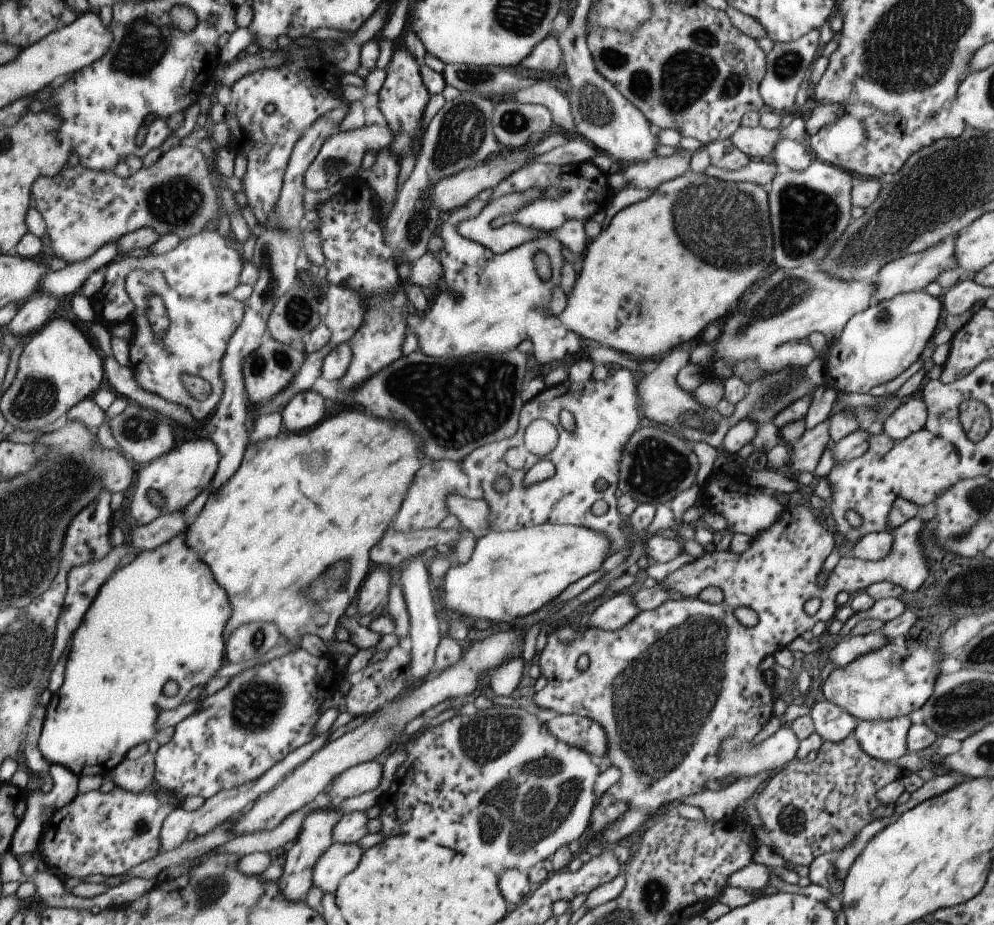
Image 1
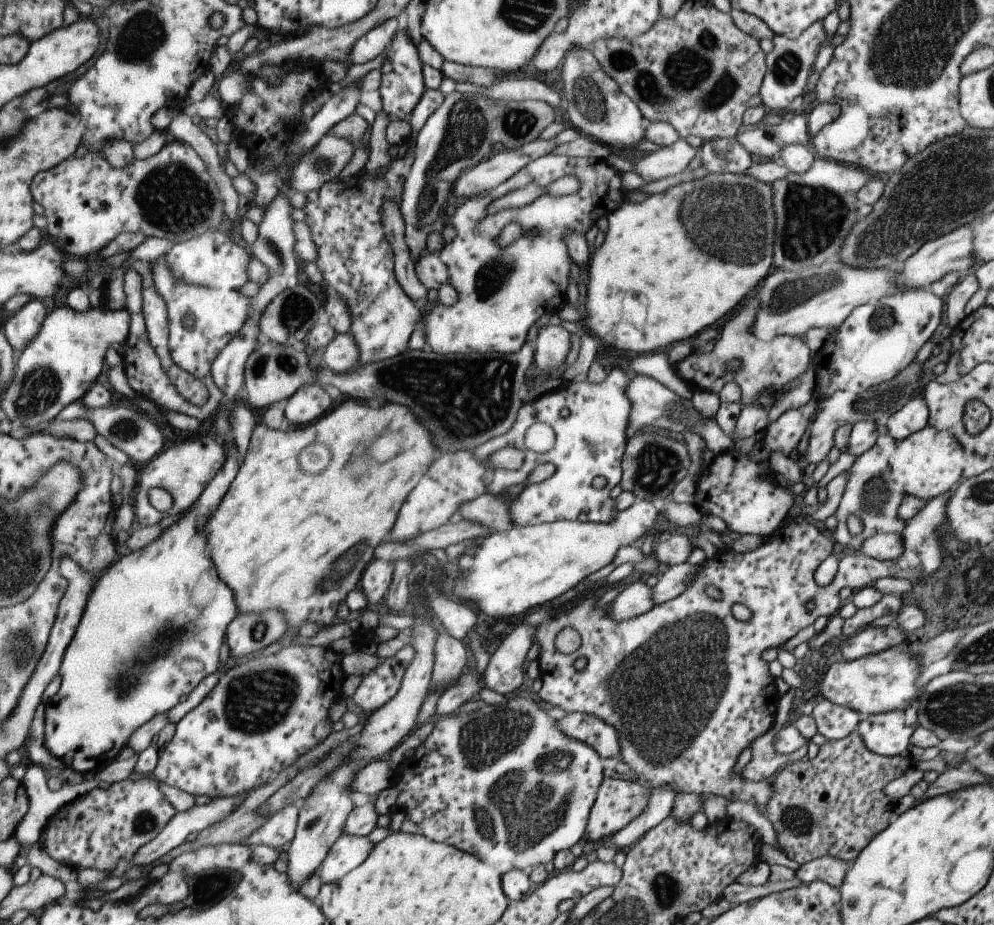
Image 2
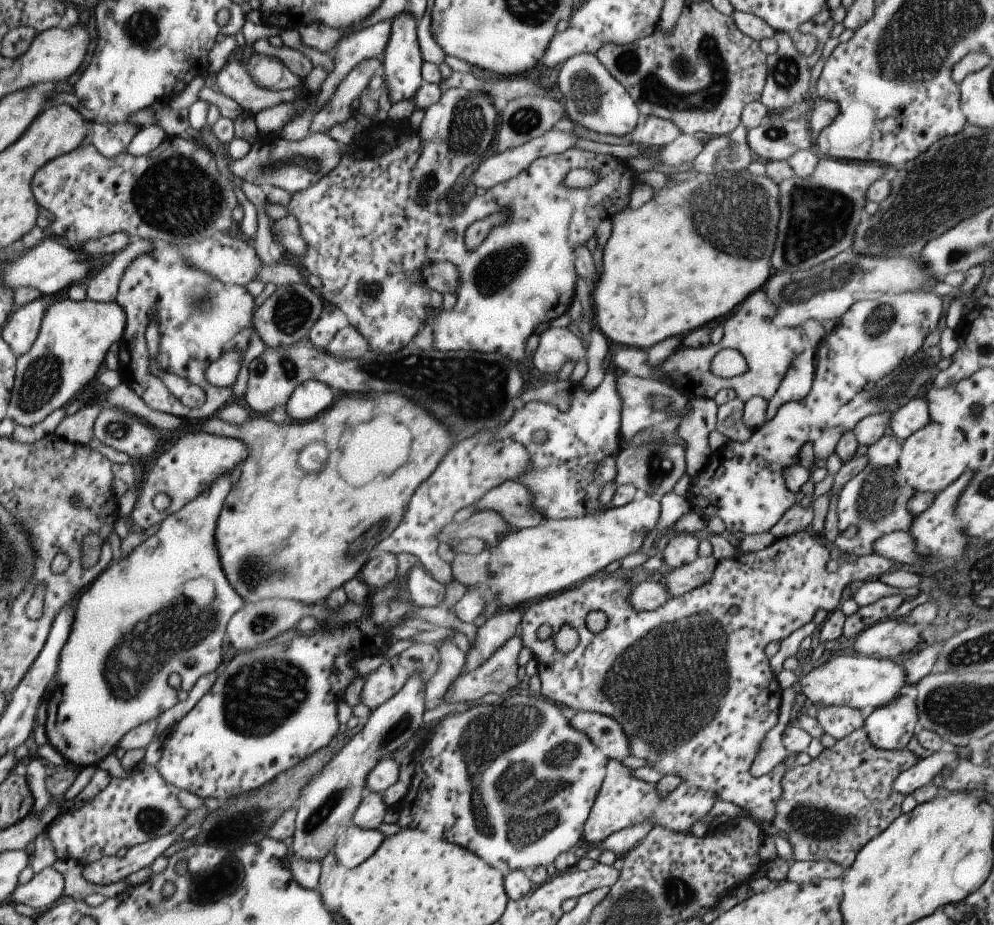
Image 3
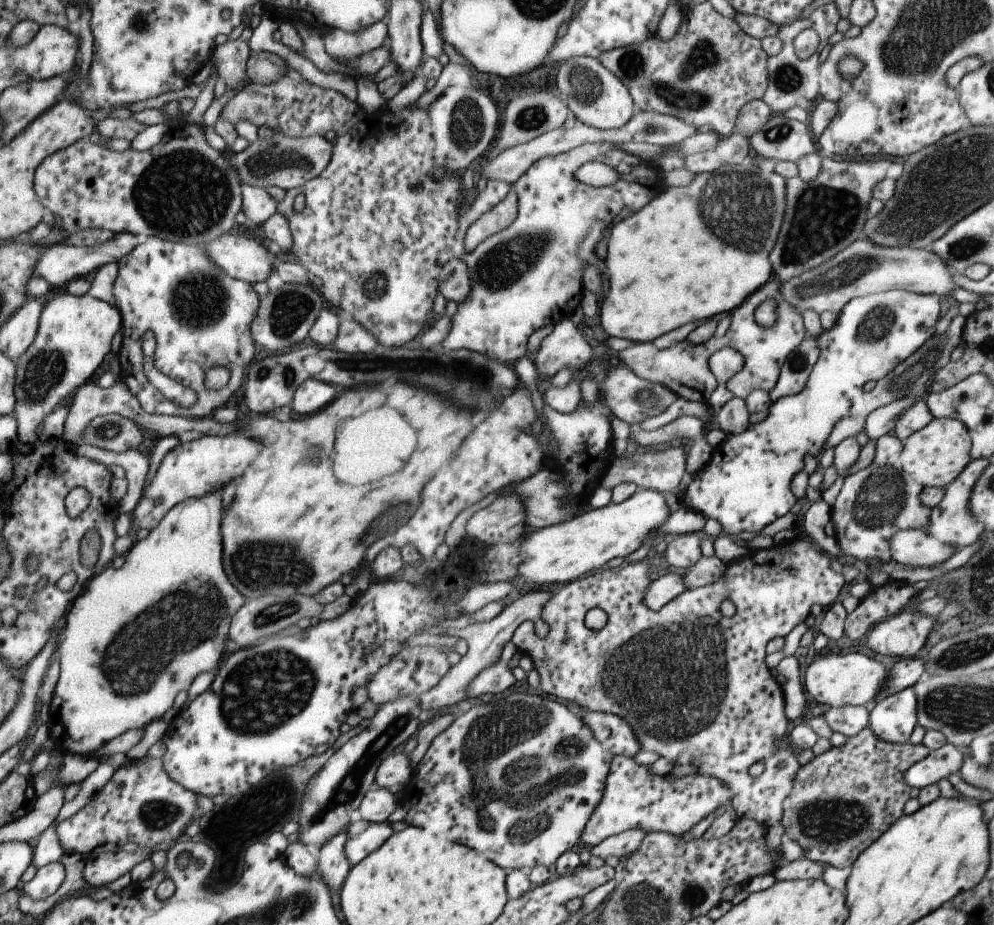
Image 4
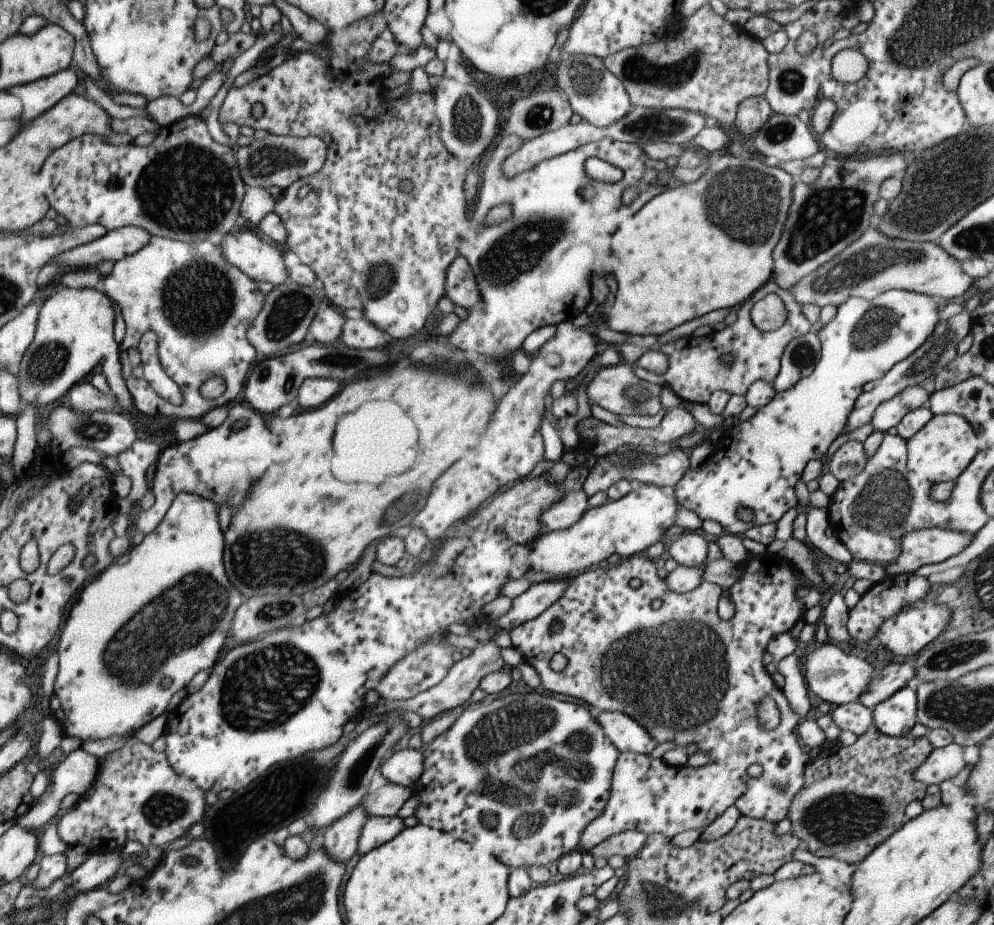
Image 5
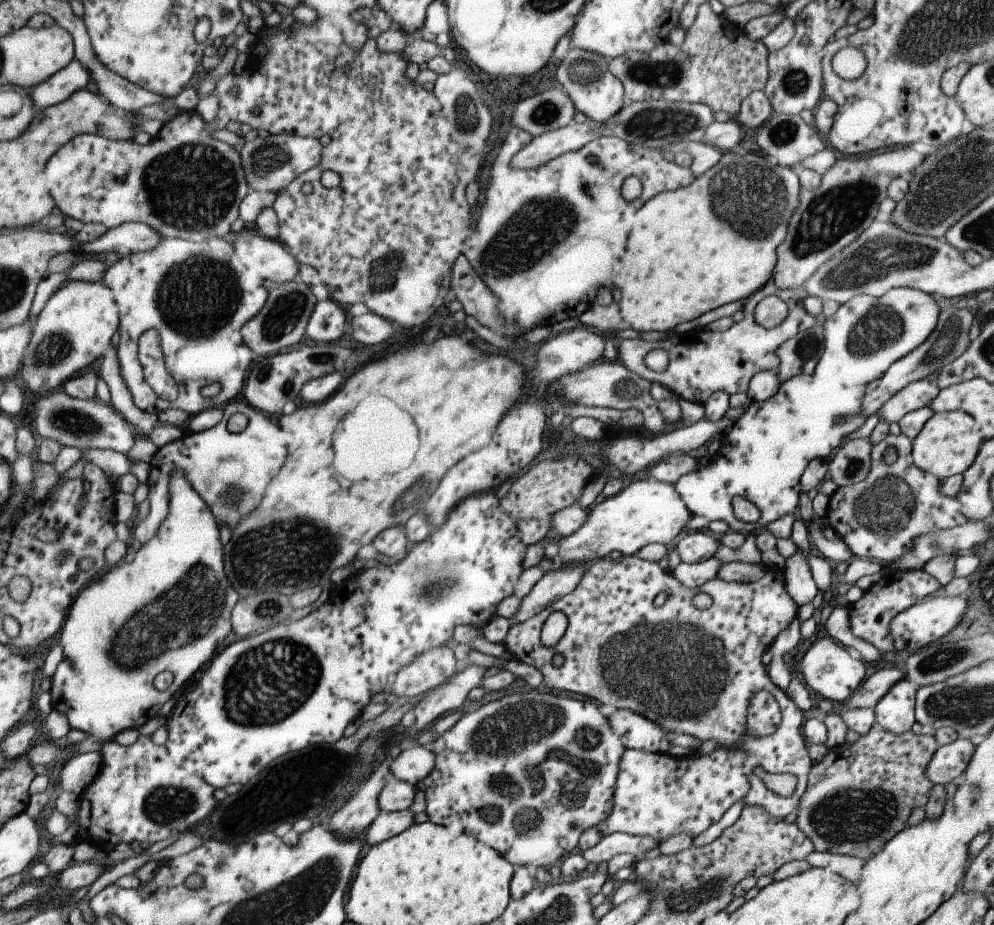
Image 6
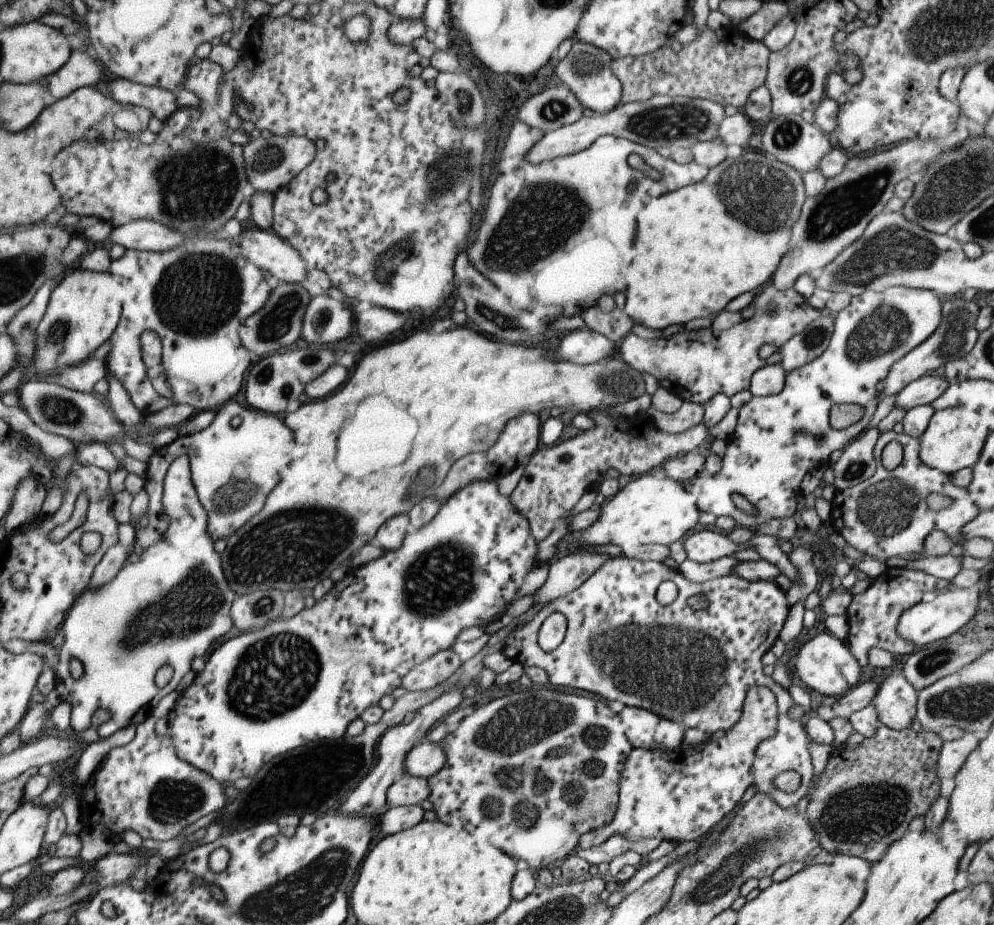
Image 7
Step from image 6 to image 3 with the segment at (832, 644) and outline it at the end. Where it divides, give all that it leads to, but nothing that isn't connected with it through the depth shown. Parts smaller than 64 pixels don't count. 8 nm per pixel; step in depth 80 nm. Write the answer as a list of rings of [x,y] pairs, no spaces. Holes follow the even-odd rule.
[[[865,655],[833,656],[811,669],[807,674],[795,680],[793,671],[782,669],[776,674],[776,681],[781,690],[795,686],[801,691],[808,703],[816,706],[842,707],[848,706],[867,712],[886,705],[893,698],[898,697],[907,686],[906,676],[901,665],[894,664],[891,659],[871,658]]]

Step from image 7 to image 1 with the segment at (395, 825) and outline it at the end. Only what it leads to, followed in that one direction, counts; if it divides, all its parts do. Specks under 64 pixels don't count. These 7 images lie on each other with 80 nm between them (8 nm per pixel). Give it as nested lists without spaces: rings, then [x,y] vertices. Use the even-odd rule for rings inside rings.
[[[335,841],[316,862],[314,885],[324,892],[335,892],[341,880],[360,865],[364,852],[358,843]]]

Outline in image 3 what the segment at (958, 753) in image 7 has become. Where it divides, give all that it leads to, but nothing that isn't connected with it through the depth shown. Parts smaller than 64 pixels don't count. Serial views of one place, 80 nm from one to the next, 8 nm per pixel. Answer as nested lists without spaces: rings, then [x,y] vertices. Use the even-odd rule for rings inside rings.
[[[944,745],[938,751],[919,760],[907,770],[900,772],[892,782],[892,787],[901,794],[912,794],[920,786],[931,783],[945,766],[953,767],[959,758],[952,747]]]

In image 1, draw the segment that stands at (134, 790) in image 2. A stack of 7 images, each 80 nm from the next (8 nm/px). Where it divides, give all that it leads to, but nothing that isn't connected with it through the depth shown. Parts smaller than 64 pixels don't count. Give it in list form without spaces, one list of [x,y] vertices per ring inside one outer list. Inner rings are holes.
[[[114,785],[108,793],[99,789],[89,791],[77,795],[71,804],[53,814],[45,824],[37,852],[49,871],[58,877],[87,878],[104,874],[110,881],[159,855],[162,828],[173,811],[167,801],[157,800],[152,789],[132,792]]]

